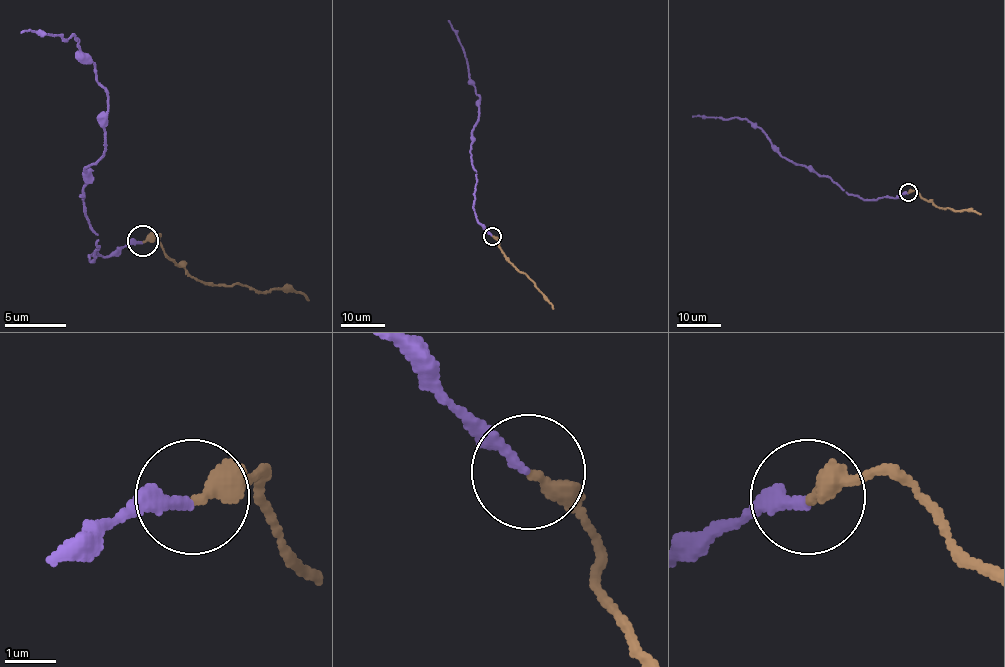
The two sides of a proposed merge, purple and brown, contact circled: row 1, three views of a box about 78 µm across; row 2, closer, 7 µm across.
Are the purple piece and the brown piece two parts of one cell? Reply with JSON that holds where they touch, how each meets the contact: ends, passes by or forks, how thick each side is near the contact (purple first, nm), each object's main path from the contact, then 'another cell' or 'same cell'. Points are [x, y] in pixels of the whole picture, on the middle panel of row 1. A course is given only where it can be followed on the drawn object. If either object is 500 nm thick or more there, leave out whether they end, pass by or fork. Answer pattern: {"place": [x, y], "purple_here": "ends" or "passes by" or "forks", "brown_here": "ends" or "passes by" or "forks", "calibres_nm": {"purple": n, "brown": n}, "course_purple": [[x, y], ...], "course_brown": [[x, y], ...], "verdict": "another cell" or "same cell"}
{"place": [492, 236], "purple_here": "ends", "brown_here": "ends", "calibres_nm": {"purple": 240, "brown": 320}, "course_purple": [[493, 236], [477, 221], [473, 207], [476, 177], [471, 147], [479, 97], [469, 78], [465, 52], [448, 20]], "course_brown": [[493, 236], [502, 252], [534, 282], [553, 309]], "verdict": "same cell"}

